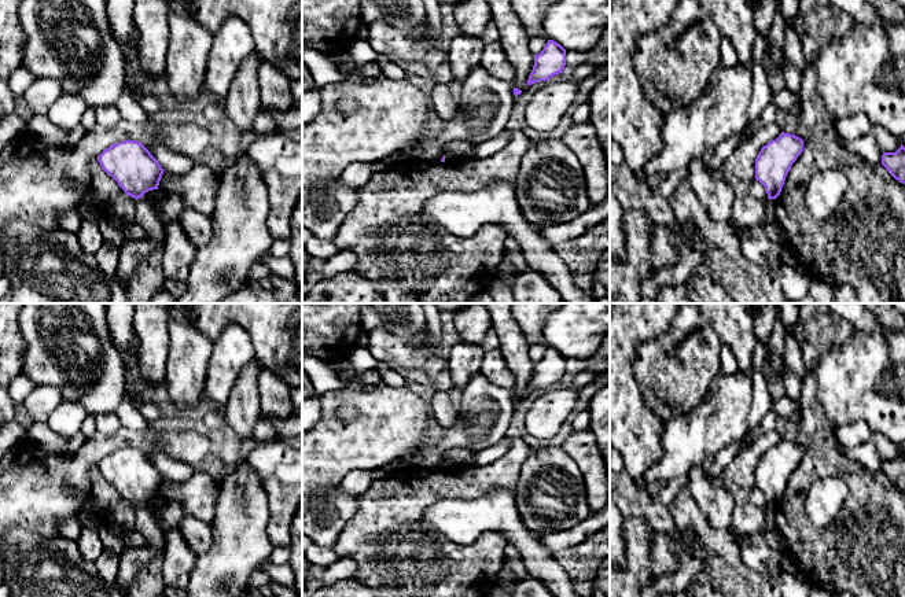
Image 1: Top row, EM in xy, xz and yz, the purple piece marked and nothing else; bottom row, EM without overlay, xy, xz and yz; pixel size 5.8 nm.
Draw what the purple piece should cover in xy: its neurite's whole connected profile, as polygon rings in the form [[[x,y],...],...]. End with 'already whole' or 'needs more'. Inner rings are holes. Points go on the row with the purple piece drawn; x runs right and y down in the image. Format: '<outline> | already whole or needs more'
[[[125,140],[104,150],[98,161],[124,192],[136,200],[148,191],[158,189],[163,169],[139,141]]] | already whole

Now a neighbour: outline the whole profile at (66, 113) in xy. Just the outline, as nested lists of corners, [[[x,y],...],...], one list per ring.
[[[63,93],[49,108],[47,117],[58,128],[73,130],[81,124],[88,110],[85,102],[76,95]]]

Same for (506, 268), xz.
[[[504,254],[497,266],[497,276],[503,277],[509,274],[515,274],[515,269],[514,269],[511,258],[507,254]]]

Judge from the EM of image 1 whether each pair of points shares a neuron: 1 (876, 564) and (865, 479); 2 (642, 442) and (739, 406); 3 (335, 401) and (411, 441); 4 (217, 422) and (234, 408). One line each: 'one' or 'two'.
1: one
2: two
3: one
4: two

